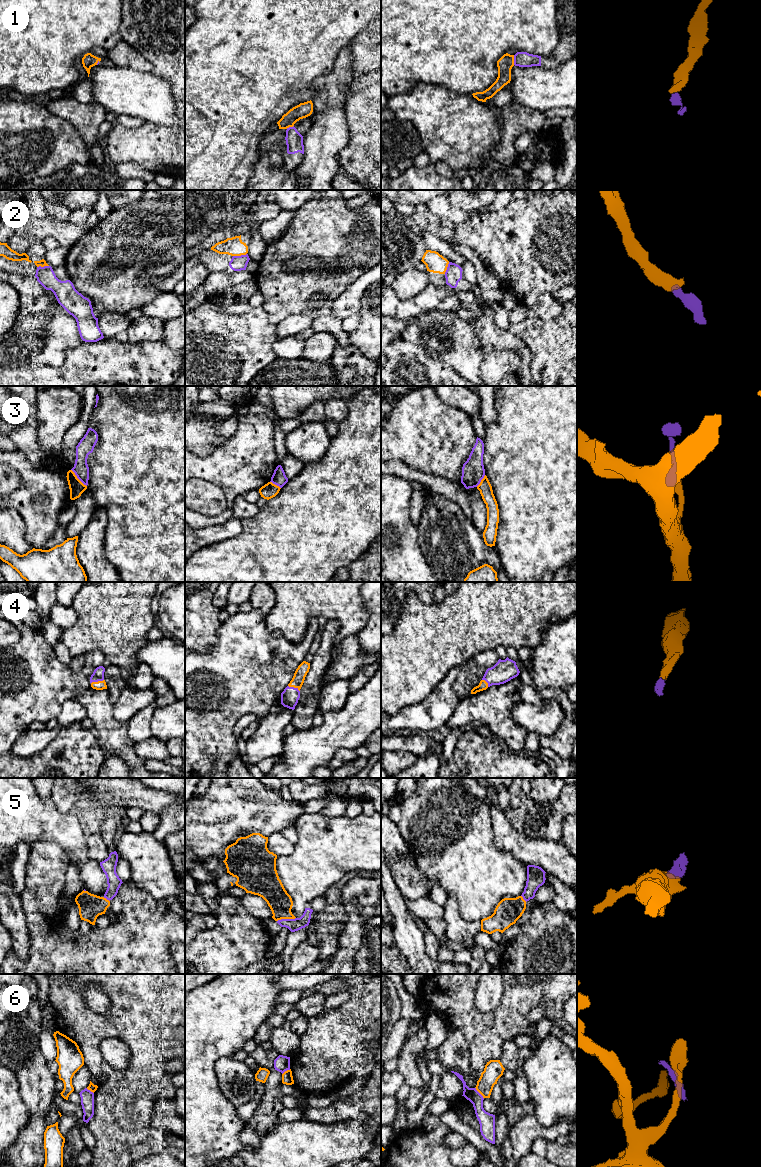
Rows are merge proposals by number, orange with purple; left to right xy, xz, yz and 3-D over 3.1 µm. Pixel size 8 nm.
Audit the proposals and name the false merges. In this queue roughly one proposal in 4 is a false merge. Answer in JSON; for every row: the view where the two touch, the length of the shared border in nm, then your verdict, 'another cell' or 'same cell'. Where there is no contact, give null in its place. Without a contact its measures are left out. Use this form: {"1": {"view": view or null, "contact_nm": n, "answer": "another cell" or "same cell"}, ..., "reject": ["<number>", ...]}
{"1": {"view": "yz", "contact_nm": 80, "answer": "same cell"}, "2": {"view": "xz", "contact_nm": 110, "answer": "another cell"}, "3": {"view": "xy", "contact_nm": 190, "answer": "another cell"}, "4": {"view": "xy", "contact_nm": 110, "answer": "same cell"}, "5": {"view": "xz", "contact_nm": 160, "answer": "same cell"}, "6": {"view": "yz", "contact_nm": 120, "answer": "another cell"}, "reject": ["2", "3", "6"]}

